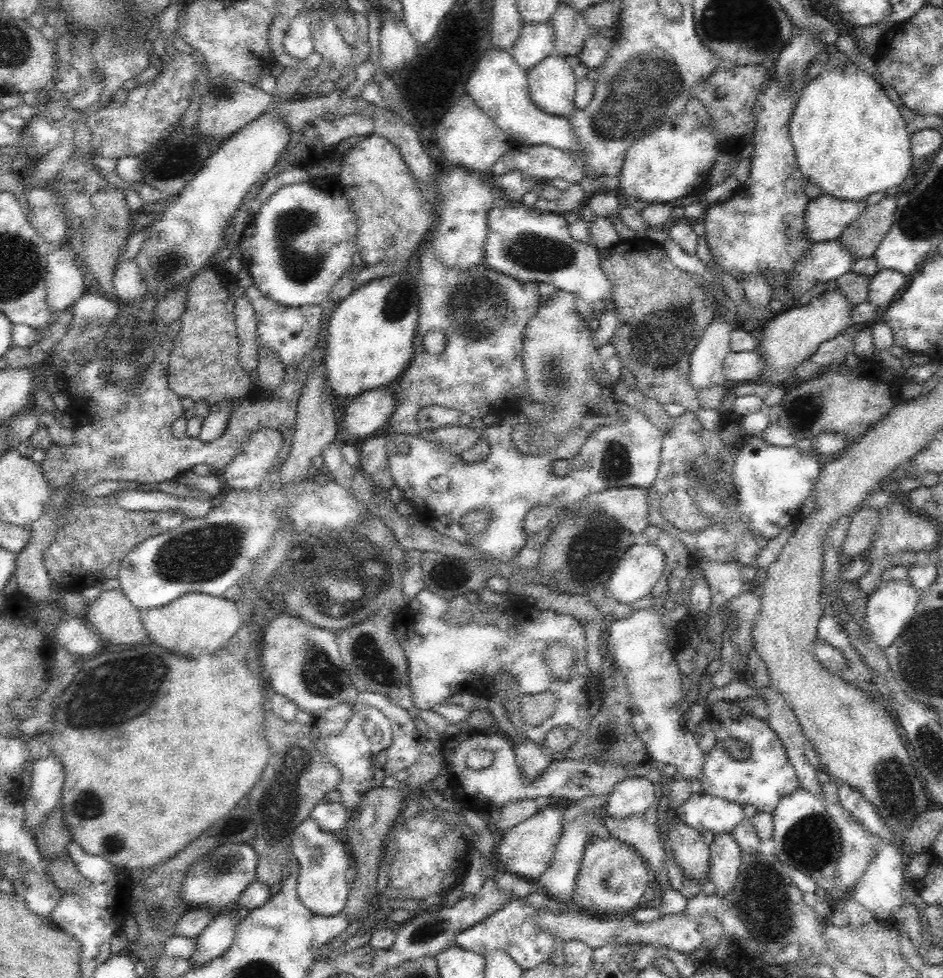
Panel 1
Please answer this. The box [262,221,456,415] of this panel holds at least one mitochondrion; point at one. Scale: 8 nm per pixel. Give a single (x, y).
(396, 304)

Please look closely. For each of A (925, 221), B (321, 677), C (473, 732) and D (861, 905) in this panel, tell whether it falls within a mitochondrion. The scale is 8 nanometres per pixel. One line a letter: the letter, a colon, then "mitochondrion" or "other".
A: mitochondrion
B: mitochondrion
C: other
D: other

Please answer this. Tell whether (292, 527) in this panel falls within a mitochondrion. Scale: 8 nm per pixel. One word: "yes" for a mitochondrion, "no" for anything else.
no

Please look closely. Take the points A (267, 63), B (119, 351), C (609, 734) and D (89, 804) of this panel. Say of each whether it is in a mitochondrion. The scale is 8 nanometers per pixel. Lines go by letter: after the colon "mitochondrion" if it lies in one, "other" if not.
A: other
B: mitochondrion
C: mitochondrion
D: mitochondrion

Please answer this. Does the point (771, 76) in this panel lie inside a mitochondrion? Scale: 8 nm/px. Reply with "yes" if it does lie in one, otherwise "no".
no

